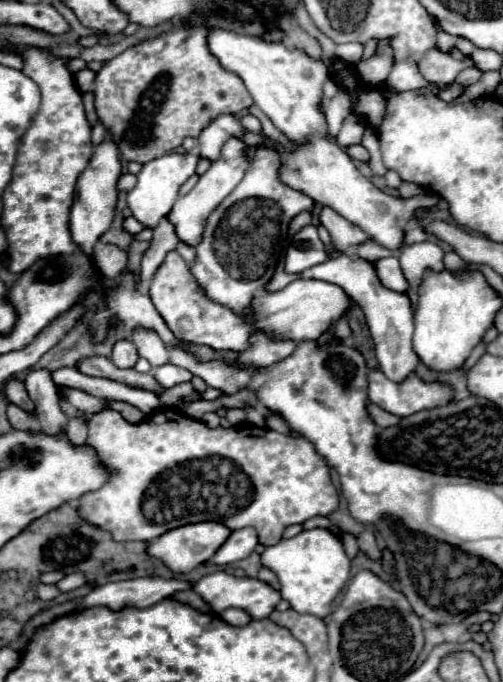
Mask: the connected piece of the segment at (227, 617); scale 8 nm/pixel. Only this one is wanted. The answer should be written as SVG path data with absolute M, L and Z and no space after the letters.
M228 608L220 614L220 618L224 622L228 622L230 626L246 626L250 622L250 616L244 612L244 610L238 610L238 608Z

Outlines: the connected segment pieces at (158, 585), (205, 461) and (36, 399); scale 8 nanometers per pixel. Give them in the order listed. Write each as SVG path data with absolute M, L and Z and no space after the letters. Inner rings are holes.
M134 578L126 582L110 582L92 588L92 592L80 600L76 610L82 612L94 606L106 606L110 610L148 608L186 588L190 588L188 582L164 578Z
M162 408L158 410L156 414L152 414L148 420L140 422L140 424L128 424L116 410L106 410L106 412L100 412L100 414L94 414L88 422L88 440L86 444L96 452L96 456L100 458L100 462L108 468L110 472L110 478L104 482L102 488L90 492L90 494L84 494L78 502L78 514L82 514L82 518L86 518L86 522L94 522L94 526L102 526L102 530L110 530L112 538L116 542L128 542L128 540L154 540L158 538L160 534L172 530L172 528L178 528L178 526L184 526L184 524L192 524L192 522L206 522L206 520L212 520L212 522L222 522L224 526L228 526L230 530L238 530L238 528L254 528L258 532L258 540L260 544L264 546L274 546L282 540L282 530L286 530L288 526L292 524L302 524L306 522L308 518L314 518L314 516L328 516L332 512L338 510L338 504L340 504L340 496L338 496L338 490L334 488L332 480L330 480L330 466L328 462L314 450L314 444L308 442L306 438L292 438L292 436L286 436L286 434L278 434L274 430L268 430L268 428L258 428L258 426L236 426L236 428L230 428L230 430L224 430L224 428L208 428L204 422L200 420L194 420L194 418L188 418L186 414L180 414L180 410L176 408ZM220 470L232 470L230 476L222 478L220 476Z
M46 368L26 370L24 386L30 400L36 404L36 416L42 434L62 434L68 424L68 418L58 404L58 386L52 380L52 372Z

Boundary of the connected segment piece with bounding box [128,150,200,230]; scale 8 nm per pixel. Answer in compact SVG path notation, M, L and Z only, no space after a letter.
M196 150L192 152L172 152L160 158L154 158L150 162L146 162L138 174L138 182L134 186L132 192L128 192L128 208L132 210L132 216L148 230L154 230L158 226L158 222L162 220L162 216L166 216L170 212L170 208L174 206L176 198L178 198L178 190L180 186L196 172L196 164L200 160L200 154Z

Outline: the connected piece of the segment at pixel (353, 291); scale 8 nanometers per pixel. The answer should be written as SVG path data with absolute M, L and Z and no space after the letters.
M338 256L334 260L326 260L324 264L318 264L314 268L308 268L302 272L304 278L316 278L324 282L334 282L350 294L352 300L356 300L366 316L366 324L370 330L370 336L374 340L376 358L380 364L380 370L386 374L386 378L394 382L404 382L410 374L416 372L418 358L412 350L412 336L414 336L414 320L410 310L410 300L402 292L388 290L380 284L380 280L374 274L374 268L370 262L358 258L358 256Z

